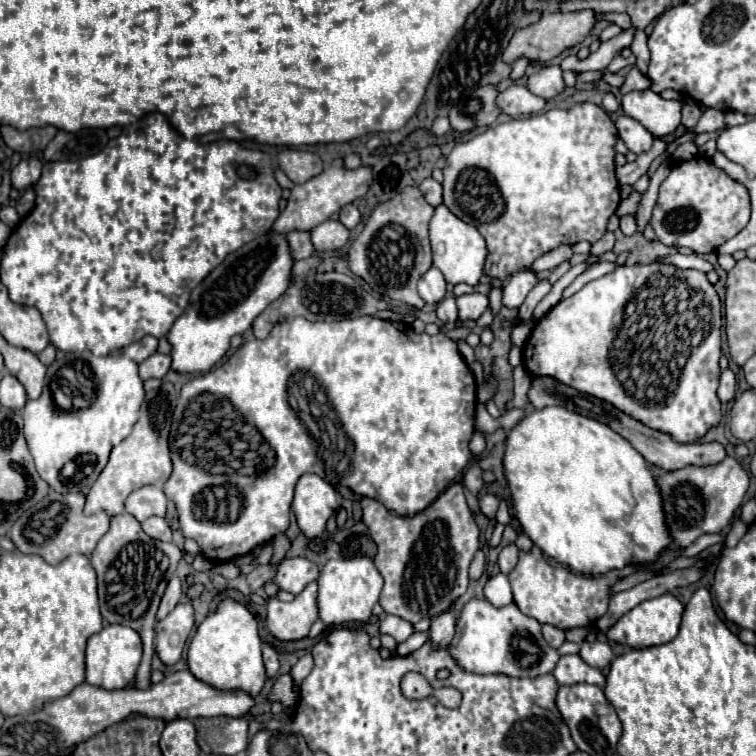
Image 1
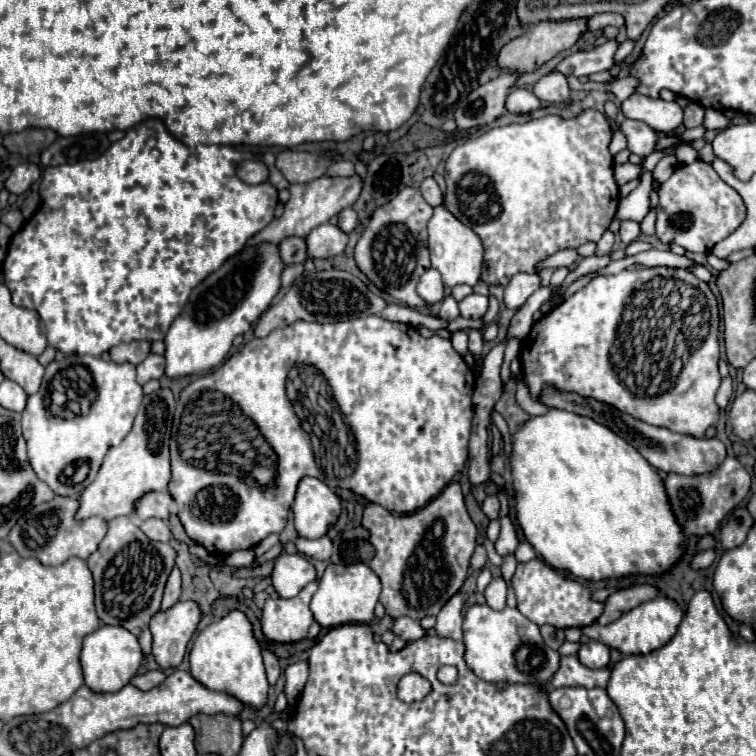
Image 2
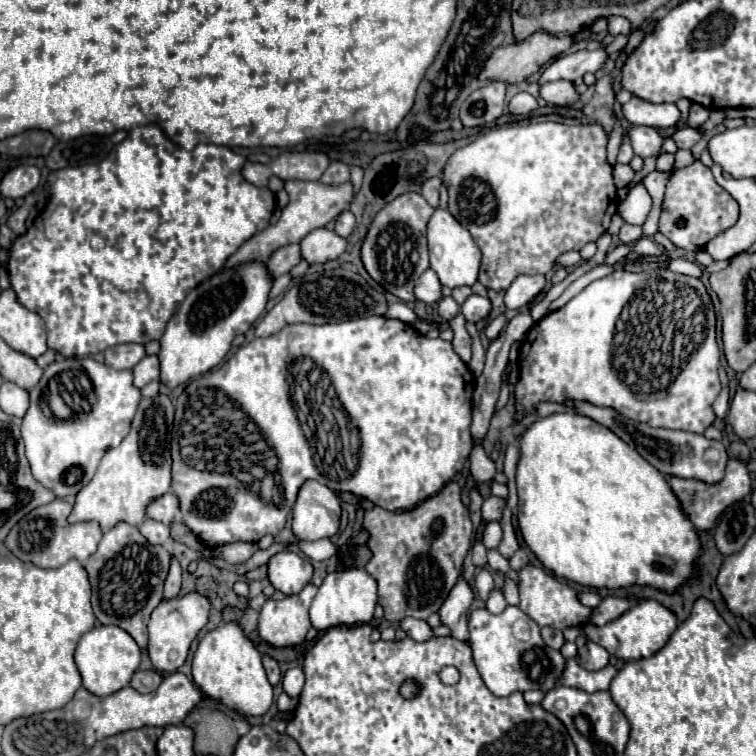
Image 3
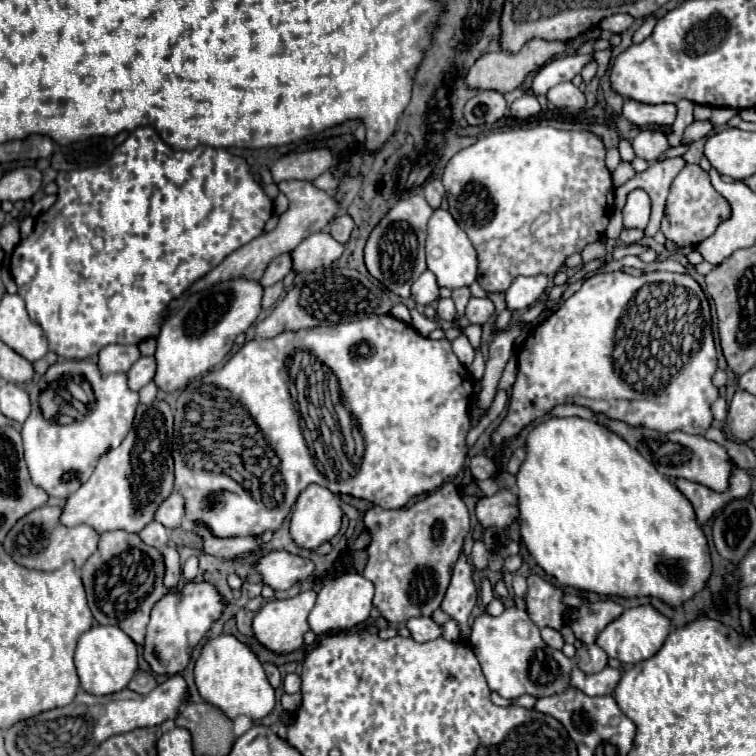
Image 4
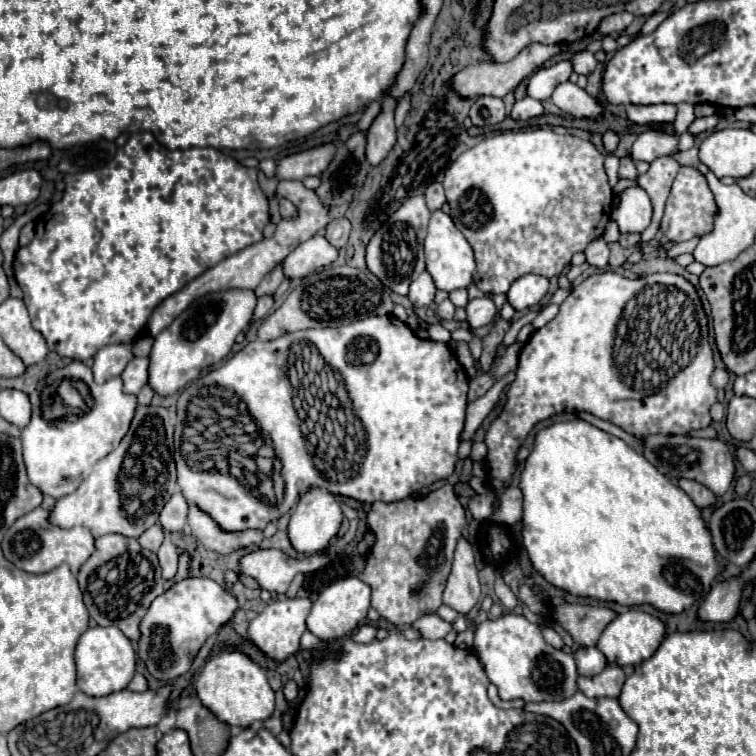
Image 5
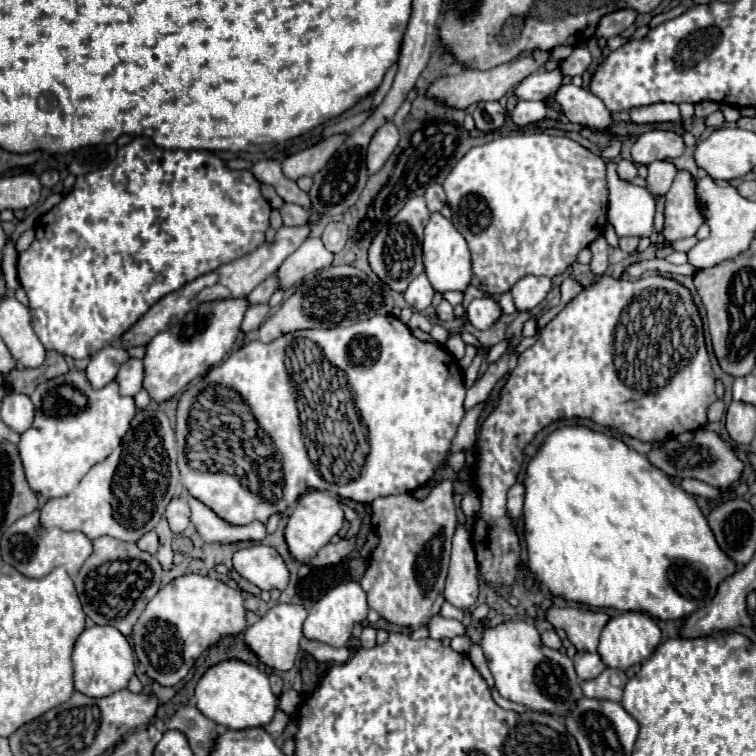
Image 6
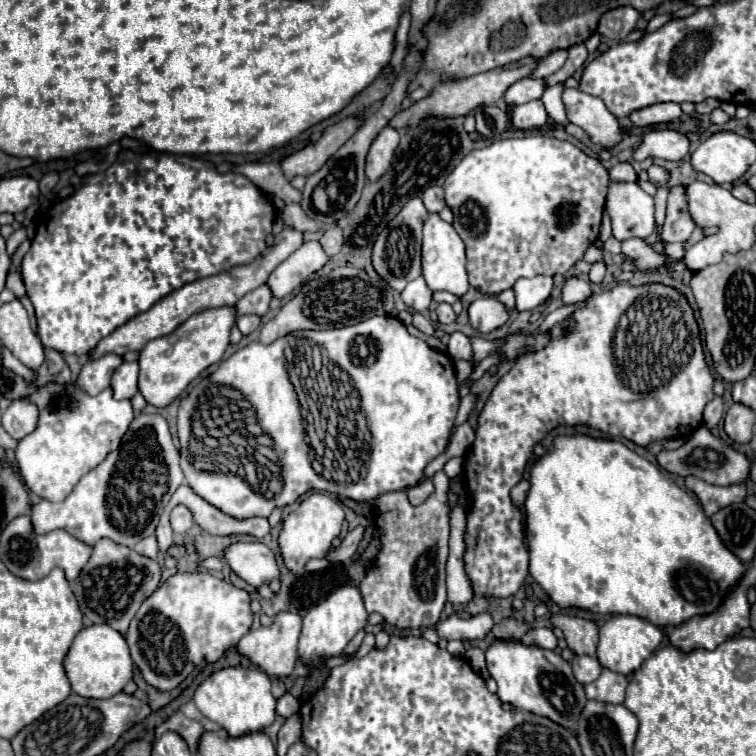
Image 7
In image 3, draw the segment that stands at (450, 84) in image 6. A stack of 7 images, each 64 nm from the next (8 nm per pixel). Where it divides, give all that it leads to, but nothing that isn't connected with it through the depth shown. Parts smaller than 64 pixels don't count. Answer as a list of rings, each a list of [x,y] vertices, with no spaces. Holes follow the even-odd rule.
[[[544,30],[534,32],[532,36],[520,40],[520,42],[512,42],[508,46],[500,46],[496,52],[492,52],[492,56],[486,60],[484,70],[480,72],[480,78],[484,80],[504,80],[508,84],[516,84],[526,80],[528,76],[540,72],[542,66],[546,66],[548,62],[552,62],[558,54],[566,52],[570,46],[574,44],[574,36],[552,36]]]

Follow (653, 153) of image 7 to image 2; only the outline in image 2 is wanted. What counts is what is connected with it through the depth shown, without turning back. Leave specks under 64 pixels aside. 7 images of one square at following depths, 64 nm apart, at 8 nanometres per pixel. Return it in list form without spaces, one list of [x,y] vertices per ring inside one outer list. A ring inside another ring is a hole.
[[[624,120],[620,124],[620,132],[626,136],[628,140],[628,150],[638,154],[640,158],[646,158],[648,154],[654,152],[656,148],[656,138],[658,134],[646,126],[644,122],[638,122],[638,120]]]

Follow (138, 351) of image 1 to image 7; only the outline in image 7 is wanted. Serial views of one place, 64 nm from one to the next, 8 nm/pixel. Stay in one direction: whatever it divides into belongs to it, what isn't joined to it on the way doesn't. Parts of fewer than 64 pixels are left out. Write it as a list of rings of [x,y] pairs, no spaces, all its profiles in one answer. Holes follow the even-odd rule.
[[[104,354],[96,360],[90,360],[84,364],[76,382],[84,392],[94,396],[110,386],[110,376],[122,362],[124,362],[124,358],[118,354]]]

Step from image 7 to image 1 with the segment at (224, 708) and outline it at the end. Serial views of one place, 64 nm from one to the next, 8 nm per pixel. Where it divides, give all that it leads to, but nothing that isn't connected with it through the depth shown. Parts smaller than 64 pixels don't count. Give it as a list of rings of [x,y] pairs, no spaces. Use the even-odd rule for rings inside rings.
[[[226,598],[214,612],[208,612],[188,646],[188,668],[198,680],[204,680],[214,688],[246,690],[252,696],[260,694],[266,682],[266,670],[262,664],[262,640],[258,634],[258,624],[244,604]]]

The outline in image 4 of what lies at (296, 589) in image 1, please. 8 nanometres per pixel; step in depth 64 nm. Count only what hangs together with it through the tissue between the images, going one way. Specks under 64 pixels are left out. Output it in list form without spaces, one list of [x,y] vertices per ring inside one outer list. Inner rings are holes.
[[[278,550],[256,560],[254,568],[256,572],[262,574],[264,584],[272,586],[274,590],[288,590],[296,582],[302,582],[304,578],[308,578],[314,570],[314,564],[310,558],[302,558],[302,556]]]

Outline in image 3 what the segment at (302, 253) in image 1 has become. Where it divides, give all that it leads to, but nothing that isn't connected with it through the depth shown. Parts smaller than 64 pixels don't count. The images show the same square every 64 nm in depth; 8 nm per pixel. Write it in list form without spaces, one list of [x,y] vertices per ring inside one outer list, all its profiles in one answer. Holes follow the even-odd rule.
[[[286,244],[284,248],[278,248],[268,262],[268,270],[272,274],[272,278],[290,272],[290,268],[294,268],[298,262],[302,260],[300,256],[300,244]]]

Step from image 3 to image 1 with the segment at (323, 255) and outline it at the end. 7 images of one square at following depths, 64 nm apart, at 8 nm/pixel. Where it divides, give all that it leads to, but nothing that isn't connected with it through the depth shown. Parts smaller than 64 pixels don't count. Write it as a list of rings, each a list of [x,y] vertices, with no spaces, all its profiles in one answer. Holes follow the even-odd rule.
[[[330,218],[312,230],[312,242],[318,252],[342,250],[348,238],[350,238],[348,228],[344,228],[344,224],[340,224],[340,220],[336,218]]]

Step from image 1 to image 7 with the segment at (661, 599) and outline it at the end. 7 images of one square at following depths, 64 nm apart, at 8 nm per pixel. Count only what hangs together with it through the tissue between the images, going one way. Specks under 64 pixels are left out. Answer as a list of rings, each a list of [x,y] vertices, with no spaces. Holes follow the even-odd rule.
[[[614,614],[600,628],[598,660],[608,670],[614,670],[620,674],[630,674],[630,672],[638,670],[646,658],[652,656],[652,652],[660,646],[660,642],[662,642],[660,628],[654,626],[652,622],[648,622],[646,618],[630,616],[630,614]]]

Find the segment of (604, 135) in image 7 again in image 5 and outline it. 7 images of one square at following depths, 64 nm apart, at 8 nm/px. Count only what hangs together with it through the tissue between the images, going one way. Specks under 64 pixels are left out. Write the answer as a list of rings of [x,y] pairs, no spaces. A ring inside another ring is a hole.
[[[564,82],[558,84],[556,90],[552,92],[550,100],[566,114],[574,116],[574,118],[592,118],[592,120],[600,120],[600,106],[594,98],[590,98],[586,94],[586,90],[578,88],[572,82]]]

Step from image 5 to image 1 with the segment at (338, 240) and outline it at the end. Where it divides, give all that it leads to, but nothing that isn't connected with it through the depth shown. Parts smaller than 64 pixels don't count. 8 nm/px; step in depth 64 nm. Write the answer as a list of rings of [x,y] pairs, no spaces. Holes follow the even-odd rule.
[[[348,204],[348,206],[344,206],[342,210],[340,210],[340,222],[348,228],[348,230],[352,230],[352,228],[356,228],[358,226],[358,222],[360,222],[360,210],[354,206],[354,204]]]

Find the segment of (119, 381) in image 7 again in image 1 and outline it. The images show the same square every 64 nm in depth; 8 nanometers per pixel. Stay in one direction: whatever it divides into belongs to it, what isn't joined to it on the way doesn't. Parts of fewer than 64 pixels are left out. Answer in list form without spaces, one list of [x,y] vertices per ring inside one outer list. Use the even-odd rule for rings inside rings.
[[[154,352],[144,362],[140,362],[140,376],[142,376],[142,380],[164,378],[166,372],[170,370],[170,362],[172,362],[170,356],[160,354],[160,352]]]

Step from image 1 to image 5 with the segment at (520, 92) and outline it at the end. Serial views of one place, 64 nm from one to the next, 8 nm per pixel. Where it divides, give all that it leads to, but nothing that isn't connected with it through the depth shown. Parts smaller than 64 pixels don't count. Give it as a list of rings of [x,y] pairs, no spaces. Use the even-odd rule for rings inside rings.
[[[526,96],[526,98],[522,98],[522,100],[518,100],[518,102],[514,104],[514,108],[512,108],[510,116],[512,116],[514,120],[528,120],[528,118],[540,116],[542,112],[544,112],[542,104],[540,104],[538,100],[534,100],[534,98]]]

